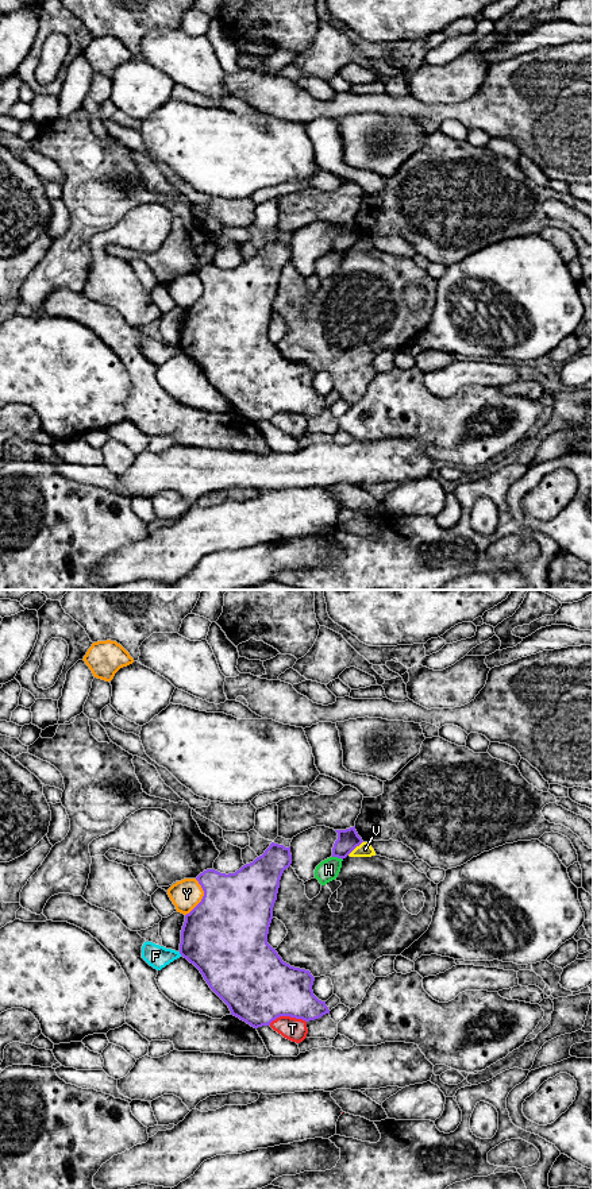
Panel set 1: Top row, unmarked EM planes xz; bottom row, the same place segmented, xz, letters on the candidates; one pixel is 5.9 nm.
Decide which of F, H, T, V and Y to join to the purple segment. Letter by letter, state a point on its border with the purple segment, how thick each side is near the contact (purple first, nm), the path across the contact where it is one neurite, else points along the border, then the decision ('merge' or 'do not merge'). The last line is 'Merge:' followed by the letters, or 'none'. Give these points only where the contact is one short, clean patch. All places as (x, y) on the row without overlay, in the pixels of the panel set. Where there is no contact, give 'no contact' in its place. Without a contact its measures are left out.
F: xz (180, 348) | 440/140 nm | do not merge
H: xz (338, 253) | 130/130 nm | do not merge
T: xz (287, 410) | 420/140 nm | do not merge
V: xz (354, 243) | 130/90 nm | along xz (362, 236), (347, 250) | do not merge
Y: xz (203, 293) | 480/180 nm | do not merge
Merge: none

